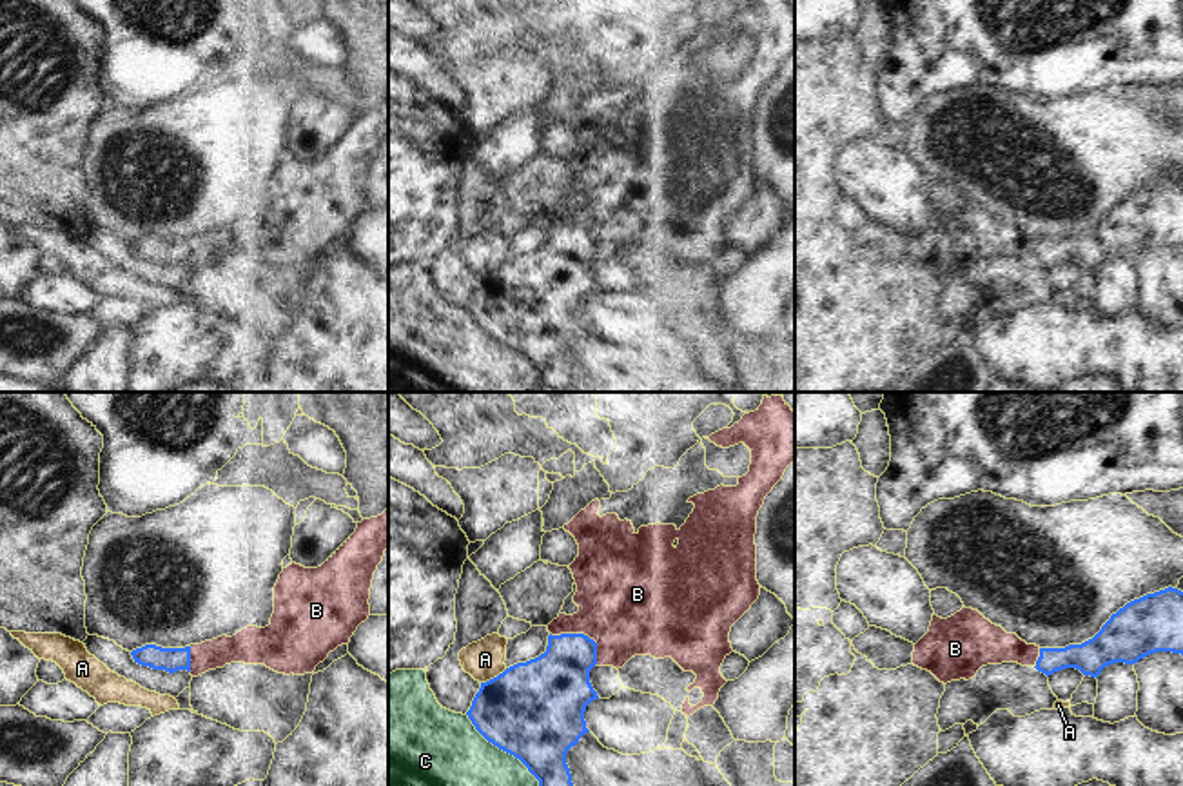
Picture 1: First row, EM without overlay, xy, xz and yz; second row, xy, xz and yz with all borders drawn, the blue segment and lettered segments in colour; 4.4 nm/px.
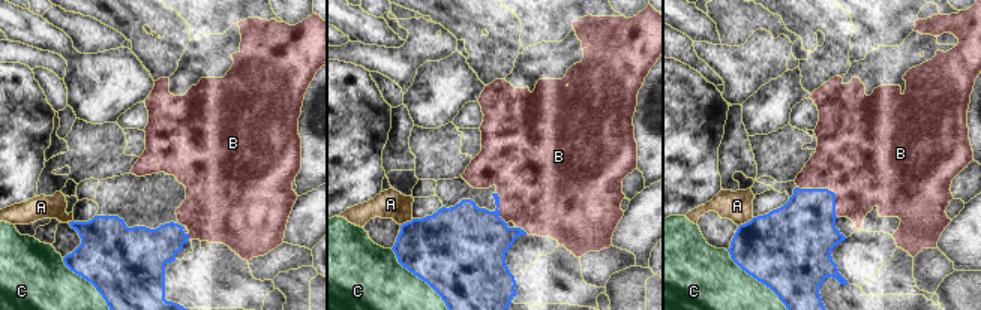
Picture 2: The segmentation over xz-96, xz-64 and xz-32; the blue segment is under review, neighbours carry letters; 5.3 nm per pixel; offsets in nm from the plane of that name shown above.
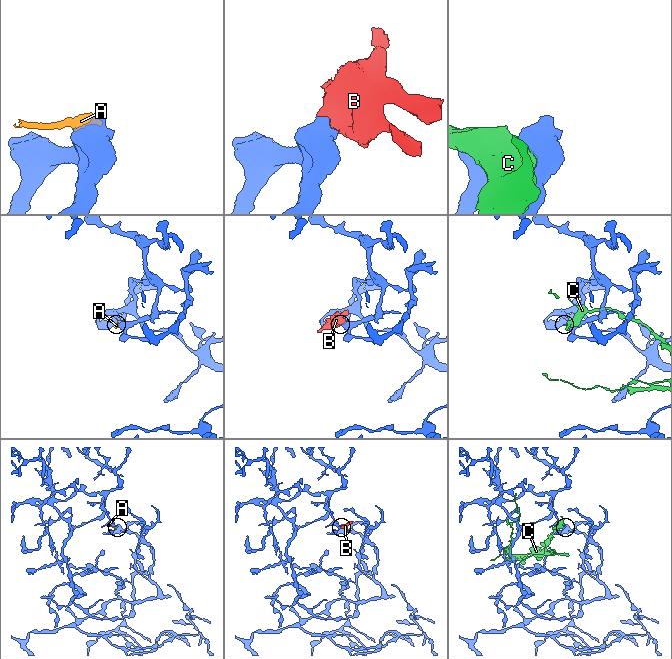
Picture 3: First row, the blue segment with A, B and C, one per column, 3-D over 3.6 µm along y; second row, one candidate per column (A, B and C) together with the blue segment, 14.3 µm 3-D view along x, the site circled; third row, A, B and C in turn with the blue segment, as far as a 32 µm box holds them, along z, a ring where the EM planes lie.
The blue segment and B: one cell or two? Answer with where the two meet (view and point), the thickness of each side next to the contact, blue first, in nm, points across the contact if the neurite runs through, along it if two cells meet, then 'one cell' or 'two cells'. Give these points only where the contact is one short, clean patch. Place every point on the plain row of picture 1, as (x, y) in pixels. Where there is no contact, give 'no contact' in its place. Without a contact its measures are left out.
xz (583, 227) | 280/460 nm | across xz (556, 276), (583, 227), (599, 227), (630, 196) | one cell

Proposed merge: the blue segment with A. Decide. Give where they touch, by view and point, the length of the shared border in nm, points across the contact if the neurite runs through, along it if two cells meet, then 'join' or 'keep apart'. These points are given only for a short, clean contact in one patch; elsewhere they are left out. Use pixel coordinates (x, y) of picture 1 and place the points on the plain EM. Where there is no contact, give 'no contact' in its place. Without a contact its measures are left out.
xz (494, 271) | 140 nm | along xz (507, 262), (481, 276) | keep apart

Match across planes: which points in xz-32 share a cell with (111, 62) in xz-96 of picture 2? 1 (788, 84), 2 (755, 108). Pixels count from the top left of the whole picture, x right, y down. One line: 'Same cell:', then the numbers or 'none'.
Same cell: 1, 2

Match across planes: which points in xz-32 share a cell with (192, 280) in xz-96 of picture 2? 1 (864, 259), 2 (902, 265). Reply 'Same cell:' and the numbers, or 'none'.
Same cell: 2

